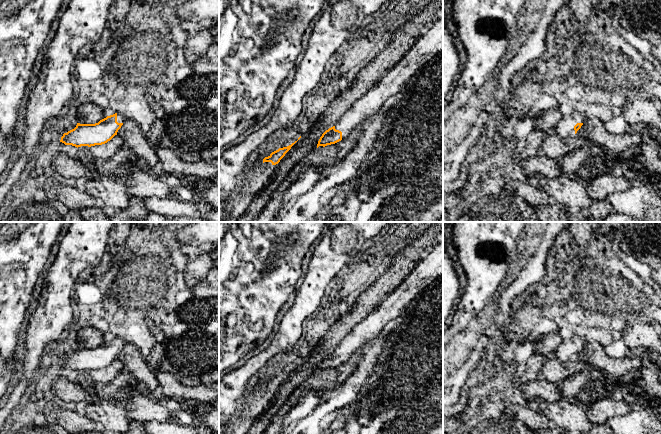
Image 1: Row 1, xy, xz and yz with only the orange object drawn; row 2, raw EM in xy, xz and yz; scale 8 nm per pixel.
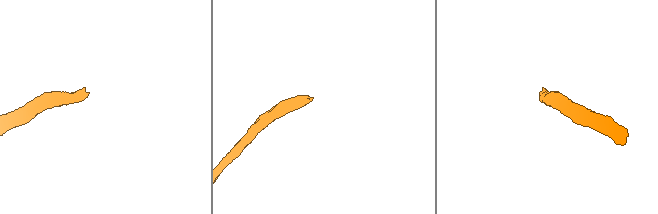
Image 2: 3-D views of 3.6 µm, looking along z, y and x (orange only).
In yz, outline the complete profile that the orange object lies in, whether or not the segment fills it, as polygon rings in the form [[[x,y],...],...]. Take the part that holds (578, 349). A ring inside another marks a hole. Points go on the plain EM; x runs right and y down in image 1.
[[[566,334],[564,341],[555,350],[554,355],[562,363],[574,360],[583,349],[585,341],[578,336]]]

